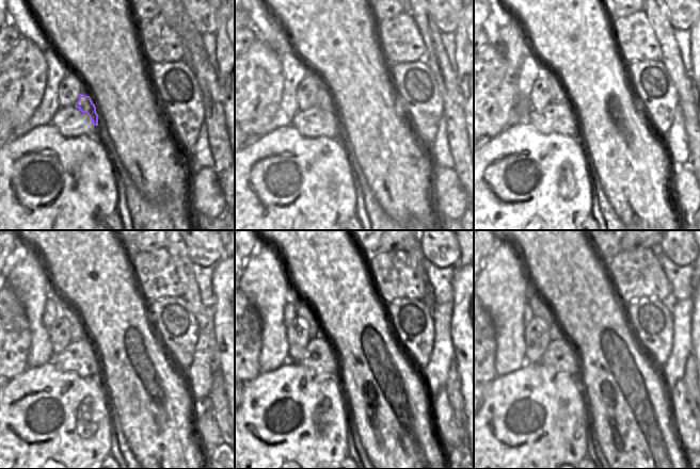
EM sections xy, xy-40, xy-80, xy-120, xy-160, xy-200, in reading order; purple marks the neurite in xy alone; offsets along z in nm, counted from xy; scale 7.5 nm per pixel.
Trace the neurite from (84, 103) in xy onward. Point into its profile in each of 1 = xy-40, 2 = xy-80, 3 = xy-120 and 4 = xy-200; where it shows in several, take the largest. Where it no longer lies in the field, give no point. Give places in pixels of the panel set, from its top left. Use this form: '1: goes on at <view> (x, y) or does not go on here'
1: goes on at xy-40 (323, 99)
2: goes on at xy-80 (558, 94)
3: goes on at xy-120 (78, 332)
4: goes on at xy-200 (539, 309)

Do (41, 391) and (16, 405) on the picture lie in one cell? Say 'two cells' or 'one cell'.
one cell

